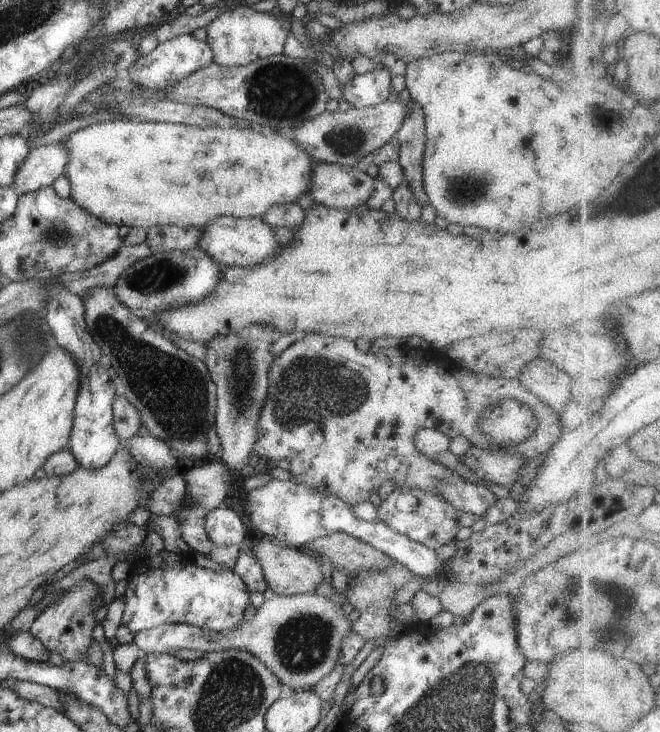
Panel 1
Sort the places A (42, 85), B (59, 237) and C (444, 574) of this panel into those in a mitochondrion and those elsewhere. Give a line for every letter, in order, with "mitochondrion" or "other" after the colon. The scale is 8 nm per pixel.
A: other
B: mitochondrion
C: other

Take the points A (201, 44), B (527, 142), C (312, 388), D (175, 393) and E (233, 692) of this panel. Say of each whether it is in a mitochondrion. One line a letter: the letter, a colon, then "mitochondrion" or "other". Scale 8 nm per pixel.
A: other
B: other
C: mitochondrion
D: mitochondrion
E: mitochondrion

